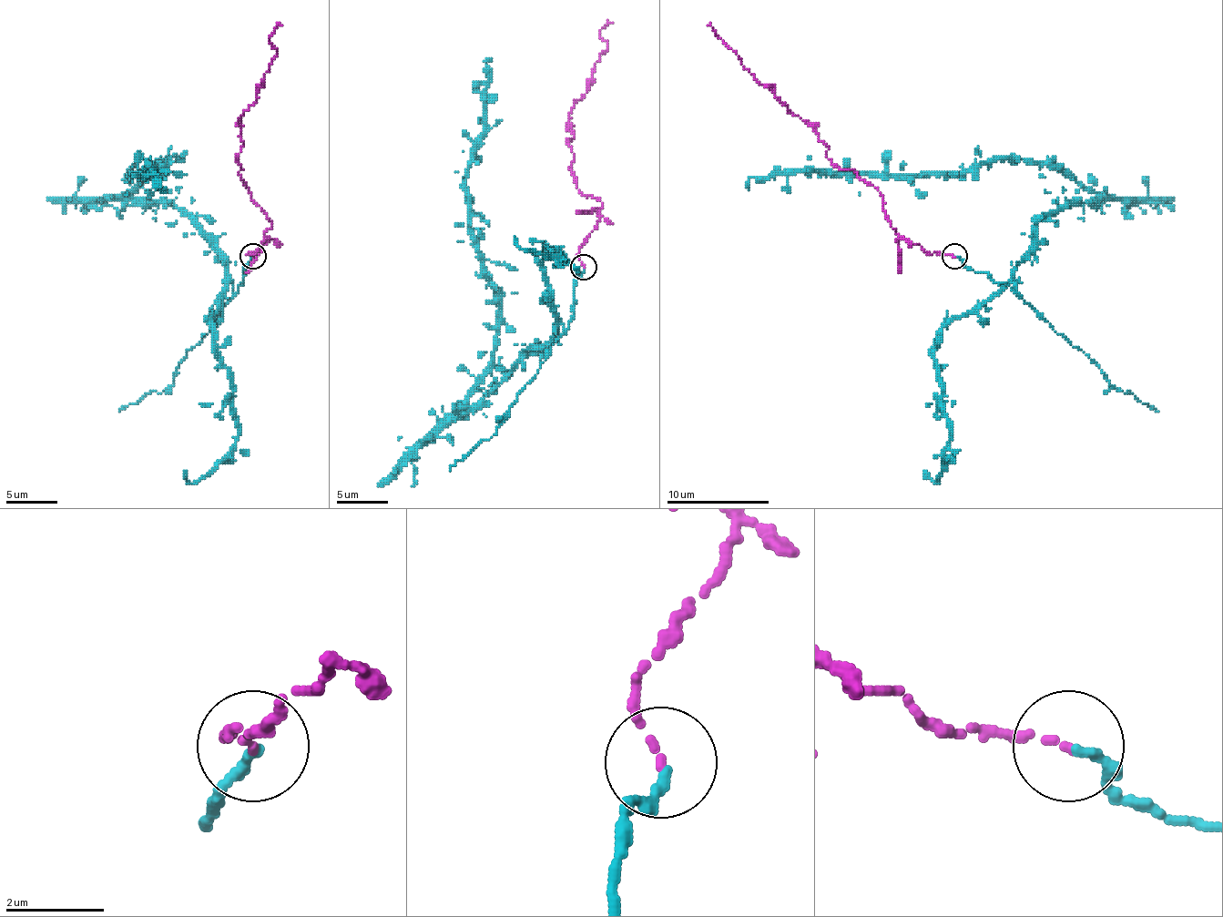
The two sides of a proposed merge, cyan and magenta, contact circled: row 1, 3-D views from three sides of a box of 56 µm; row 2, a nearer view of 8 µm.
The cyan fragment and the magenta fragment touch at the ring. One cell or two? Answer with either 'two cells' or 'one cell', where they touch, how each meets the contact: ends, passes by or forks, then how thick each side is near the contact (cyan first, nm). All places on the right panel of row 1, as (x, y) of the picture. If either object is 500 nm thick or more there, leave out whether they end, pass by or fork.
one cell | (954, 256) | cyan ends | magenta ends | 200/140 nm

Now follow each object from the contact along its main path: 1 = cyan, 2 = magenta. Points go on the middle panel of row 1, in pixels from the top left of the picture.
1: (584, 267), (565, 329), (463, 409), (496, 334), (499, 298), (465, 185), (491, 58)
2: (584, 267), (579, 249), (602, 203), (581, 195), (568, 167), (568, 113), (607, 48), (599, 30), (610, 23)

